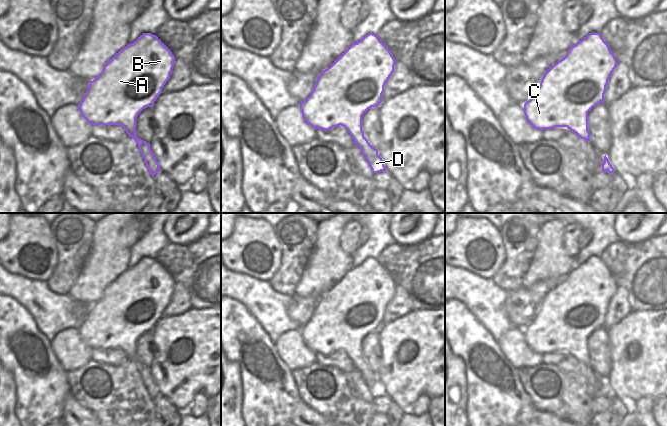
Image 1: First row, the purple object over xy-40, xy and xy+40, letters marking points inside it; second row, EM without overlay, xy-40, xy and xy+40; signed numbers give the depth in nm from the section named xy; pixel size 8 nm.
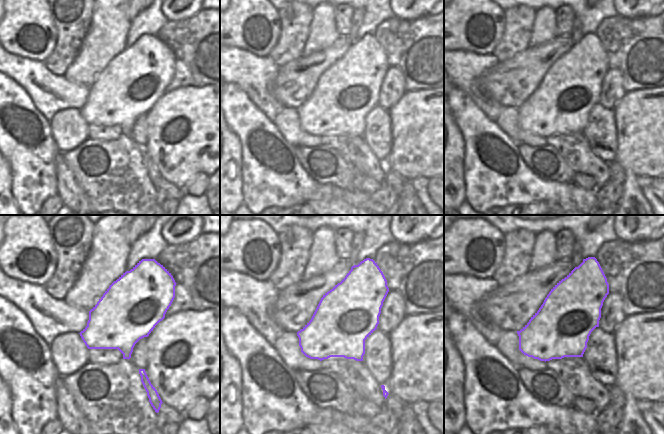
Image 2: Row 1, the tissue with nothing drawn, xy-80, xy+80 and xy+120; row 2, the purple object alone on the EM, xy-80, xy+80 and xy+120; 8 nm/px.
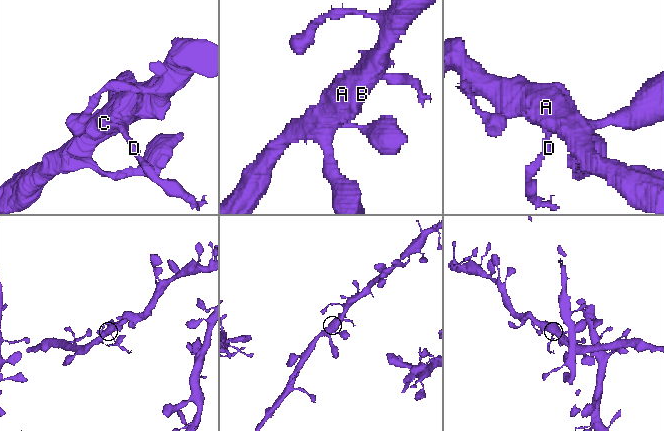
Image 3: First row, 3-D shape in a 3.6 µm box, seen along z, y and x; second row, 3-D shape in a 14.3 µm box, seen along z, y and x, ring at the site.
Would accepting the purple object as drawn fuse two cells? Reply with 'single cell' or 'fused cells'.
fused cells

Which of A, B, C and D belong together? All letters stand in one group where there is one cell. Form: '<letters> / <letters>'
A B C / D

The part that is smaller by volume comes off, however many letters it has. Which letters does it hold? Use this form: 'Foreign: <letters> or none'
Foreign: D

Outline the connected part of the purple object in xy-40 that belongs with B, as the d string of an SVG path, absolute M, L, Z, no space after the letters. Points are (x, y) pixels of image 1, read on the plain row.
M143 257L133 267L118 275L104 290L102 296L90 305L88 314L78 329L84 343L91 349L121 349L135 365L136 342L162 317L170 302L176 282L170 273L151 257Z

